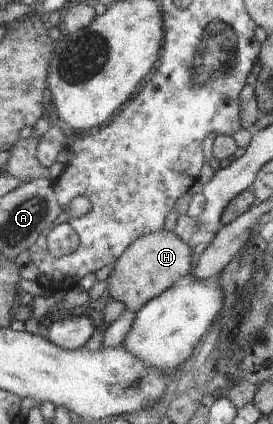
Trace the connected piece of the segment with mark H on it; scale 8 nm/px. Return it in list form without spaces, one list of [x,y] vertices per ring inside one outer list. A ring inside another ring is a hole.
[[[162,228],[155,233],[139,237],[115,262],[115,268],[108,278],[106,296],[122,302],[126,310],[137,314],[152,298],[182,282],[191,266],[193,250],[174,232]]]

